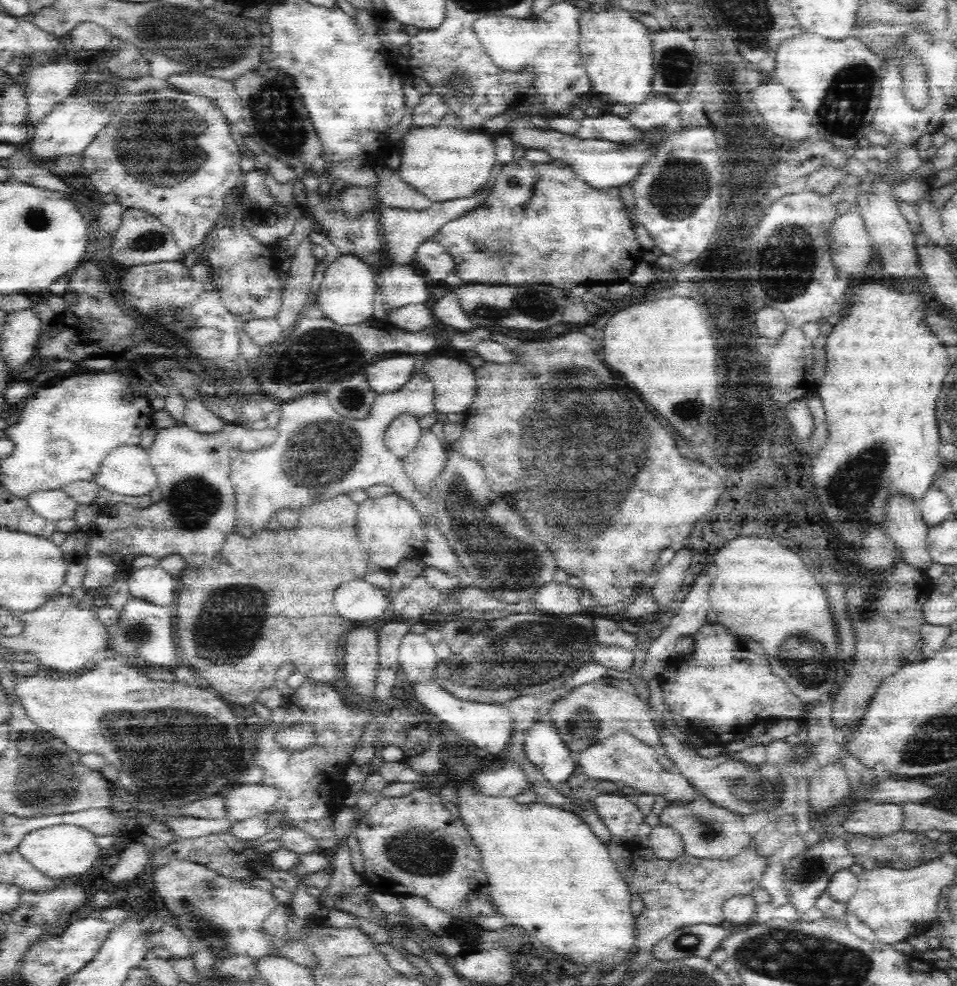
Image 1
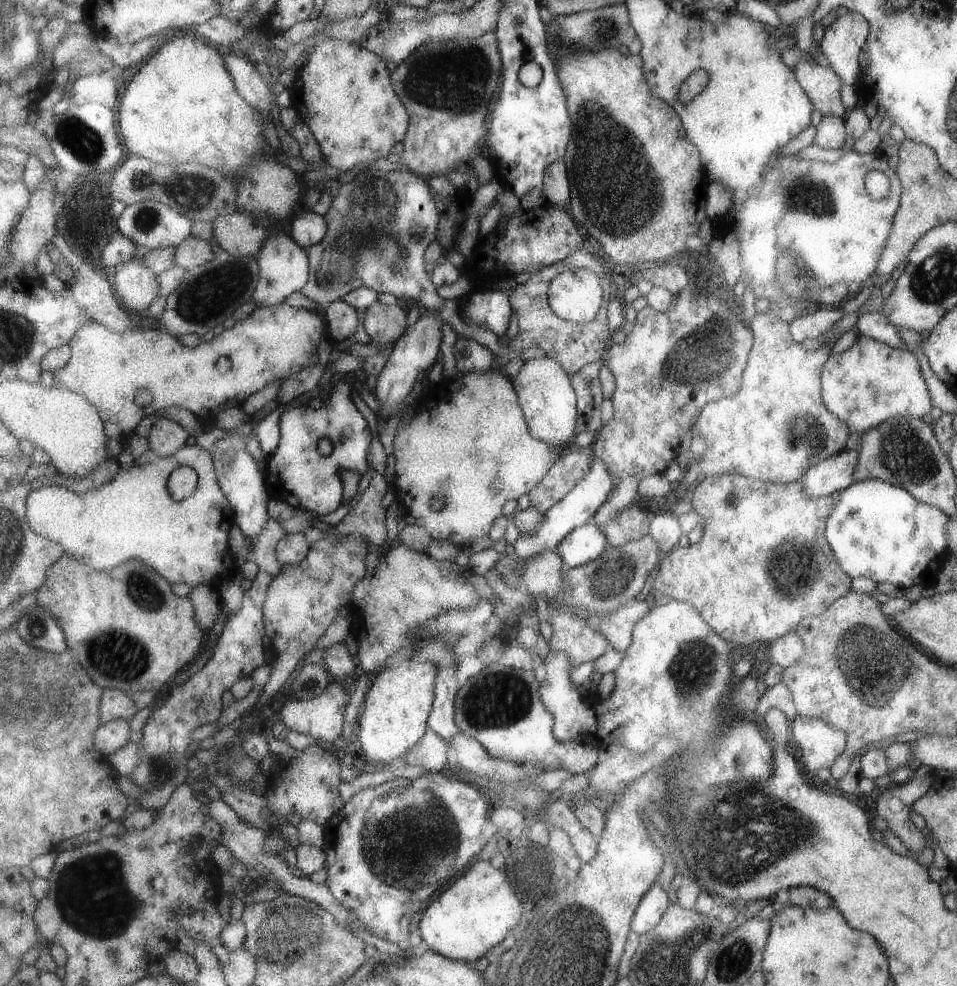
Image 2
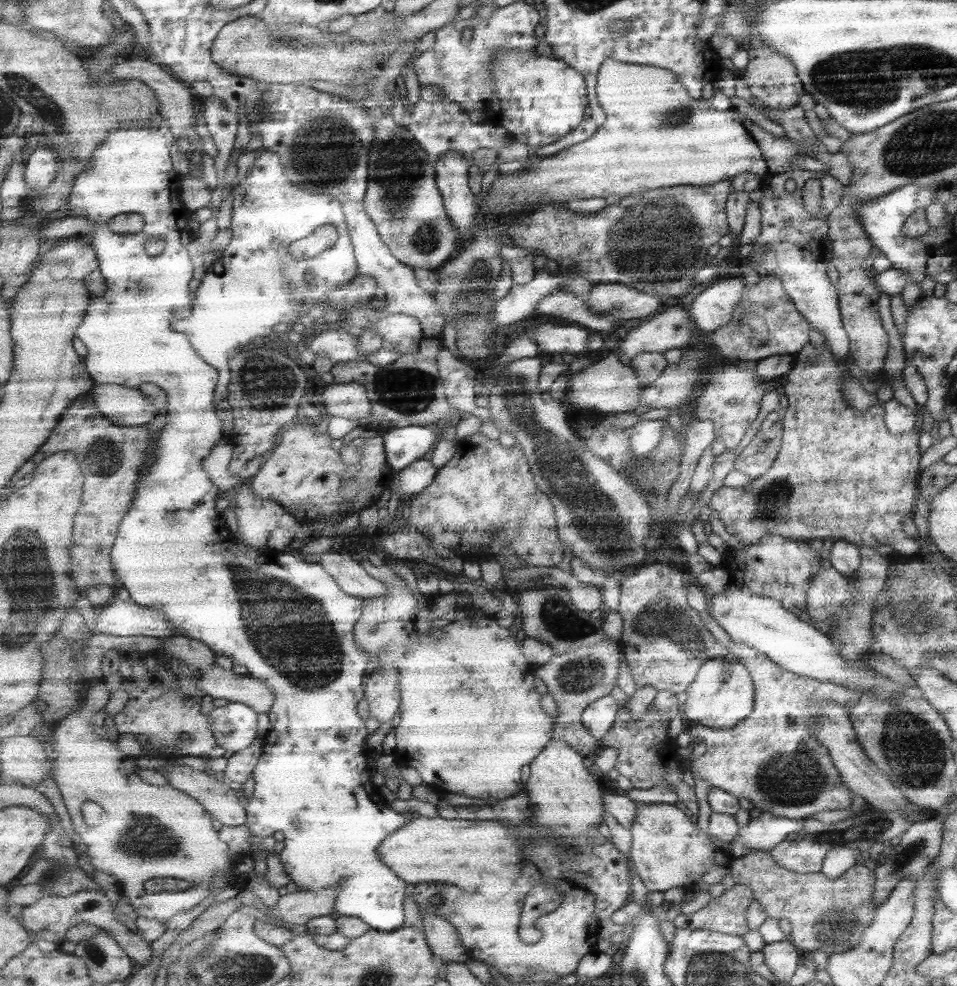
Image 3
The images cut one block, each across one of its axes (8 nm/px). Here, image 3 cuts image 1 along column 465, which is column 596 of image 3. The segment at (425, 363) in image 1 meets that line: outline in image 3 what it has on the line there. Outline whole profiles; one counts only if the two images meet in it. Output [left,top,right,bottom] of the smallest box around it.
[563,352,645,416]

